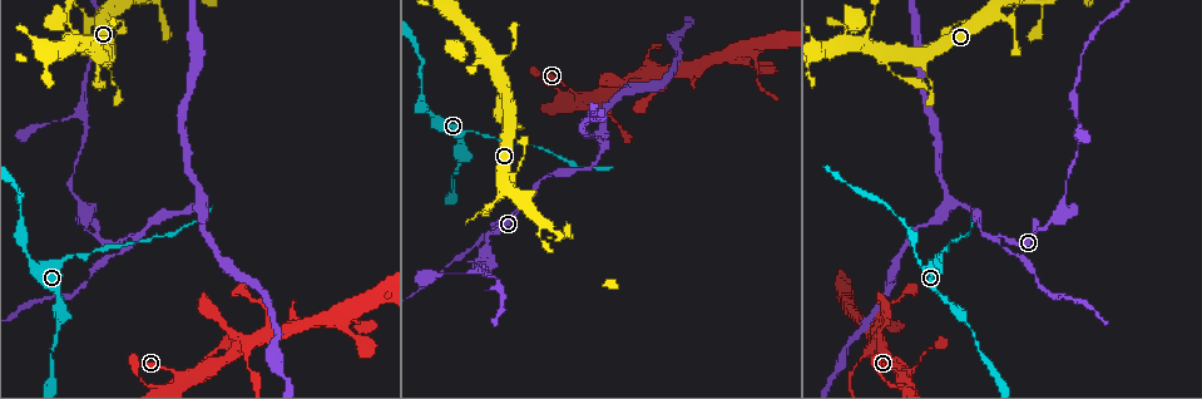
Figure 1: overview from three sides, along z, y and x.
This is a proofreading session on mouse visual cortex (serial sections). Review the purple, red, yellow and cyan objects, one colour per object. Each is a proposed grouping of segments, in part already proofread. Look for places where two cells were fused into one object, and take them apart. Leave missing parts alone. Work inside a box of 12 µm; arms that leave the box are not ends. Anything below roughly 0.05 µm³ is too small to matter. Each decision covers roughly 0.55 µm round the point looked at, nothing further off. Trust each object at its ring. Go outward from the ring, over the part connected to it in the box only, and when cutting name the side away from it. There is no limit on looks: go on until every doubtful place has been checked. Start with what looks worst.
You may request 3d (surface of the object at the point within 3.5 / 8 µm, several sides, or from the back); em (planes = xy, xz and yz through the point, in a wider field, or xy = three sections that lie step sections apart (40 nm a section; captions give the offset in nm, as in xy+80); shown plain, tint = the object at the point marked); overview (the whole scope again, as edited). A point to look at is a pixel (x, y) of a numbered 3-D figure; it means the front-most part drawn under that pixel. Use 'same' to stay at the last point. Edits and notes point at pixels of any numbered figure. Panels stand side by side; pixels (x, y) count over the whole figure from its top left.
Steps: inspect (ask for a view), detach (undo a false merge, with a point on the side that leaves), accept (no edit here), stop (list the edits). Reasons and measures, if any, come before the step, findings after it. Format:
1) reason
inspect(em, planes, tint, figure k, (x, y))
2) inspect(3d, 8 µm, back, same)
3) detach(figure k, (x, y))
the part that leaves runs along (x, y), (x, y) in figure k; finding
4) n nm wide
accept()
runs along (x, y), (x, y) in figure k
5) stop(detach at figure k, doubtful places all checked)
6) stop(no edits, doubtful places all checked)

a fork
inspect(3d, 3.5 µm, figure 1, (132, 235))

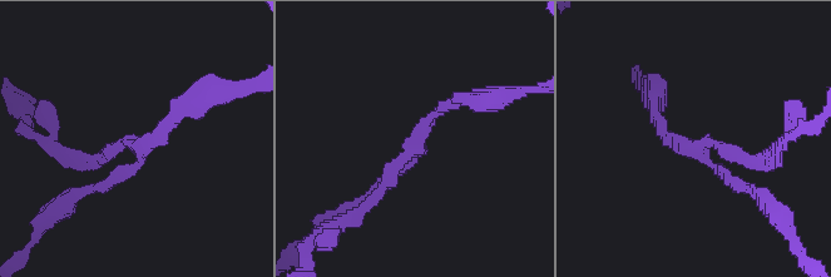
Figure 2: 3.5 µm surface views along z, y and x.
inspect(em, xy, step 1, tint, figure 2, (133, 148))

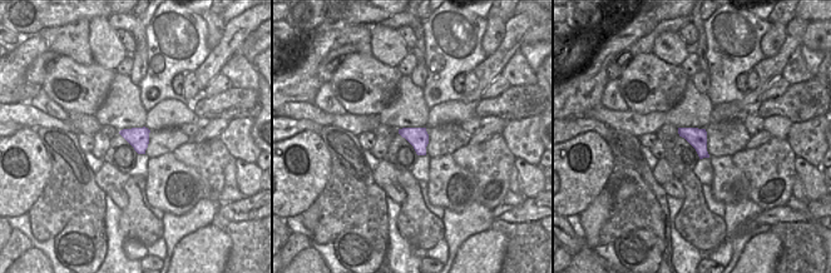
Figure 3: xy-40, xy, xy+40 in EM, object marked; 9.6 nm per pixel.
arms of 150, 150, 200 nm
accept()
runs along (369, 204), (423, 124), (469, 99) in figure 2; one cell here

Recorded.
calibre changes
inspect(3d, 3.5 µm, back, figure 1, (1062, 197))

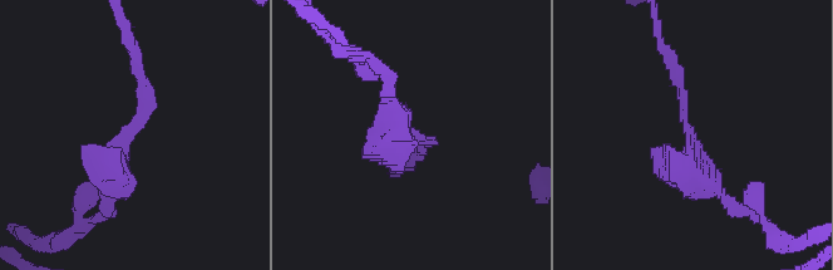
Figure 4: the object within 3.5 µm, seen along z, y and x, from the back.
arms of 150, 350 nm; need the tissue
inspect(em, xy, step 2, tint, figure 4, (137, 128))

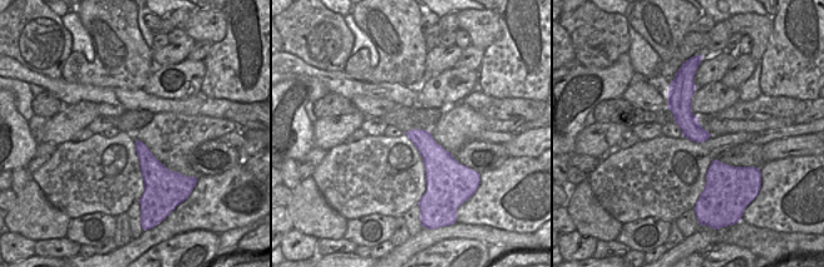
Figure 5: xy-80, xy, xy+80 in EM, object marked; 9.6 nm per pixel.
accept()
runs along (718, 188), (689, 166), (683, 88), (666, 50) in figure 4; all the same cell

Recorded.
two arms in line, one across
inspect(3d, 3.5 µm, figure 1, (85, 114))

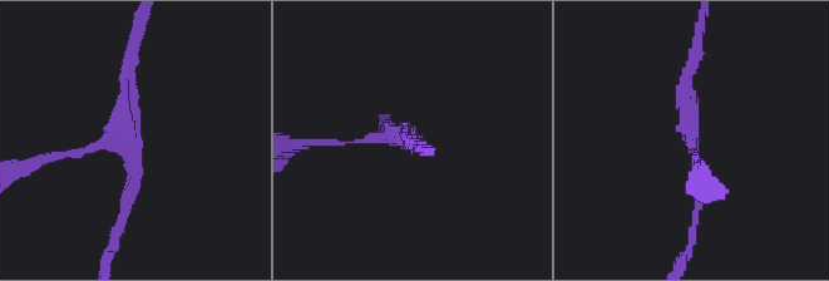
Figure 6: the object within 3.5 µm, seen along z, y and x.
3 arms; arms of 100, 150, 150 nm
inspect(em, xy, step 1, tint, figure 6, (691, 139))

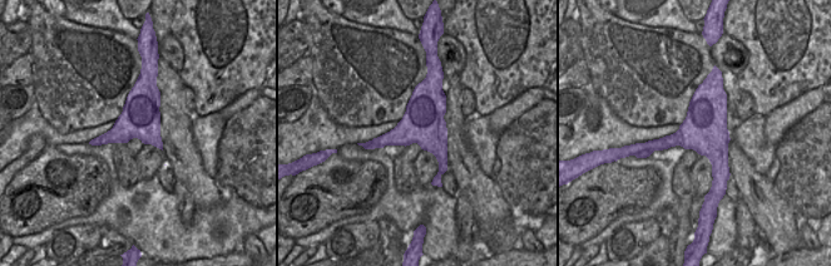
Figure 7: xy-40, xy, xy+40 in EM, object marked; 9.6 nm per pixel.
accept()
all the same cell

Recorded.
stop(no edits, doubtful places all checked)

